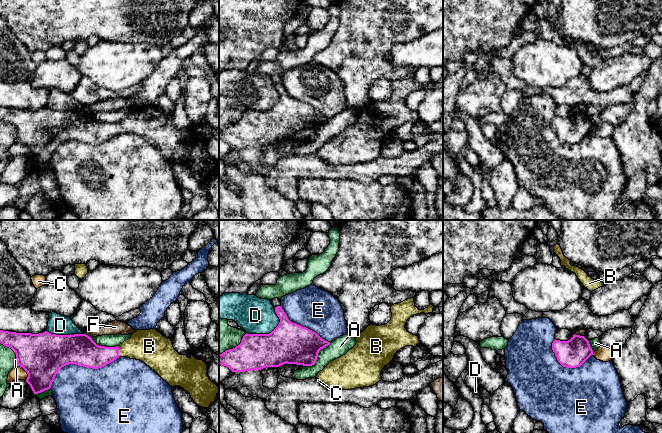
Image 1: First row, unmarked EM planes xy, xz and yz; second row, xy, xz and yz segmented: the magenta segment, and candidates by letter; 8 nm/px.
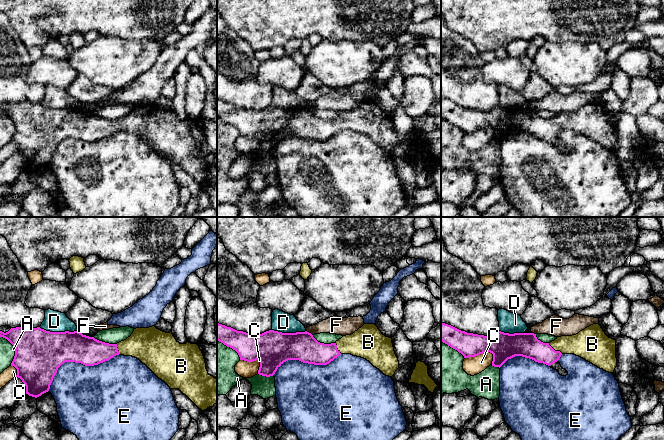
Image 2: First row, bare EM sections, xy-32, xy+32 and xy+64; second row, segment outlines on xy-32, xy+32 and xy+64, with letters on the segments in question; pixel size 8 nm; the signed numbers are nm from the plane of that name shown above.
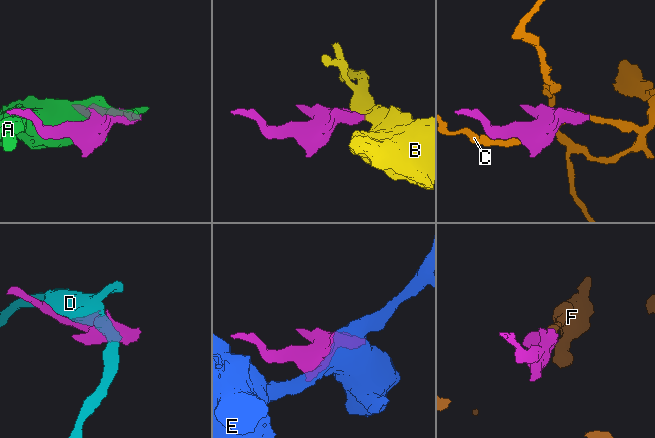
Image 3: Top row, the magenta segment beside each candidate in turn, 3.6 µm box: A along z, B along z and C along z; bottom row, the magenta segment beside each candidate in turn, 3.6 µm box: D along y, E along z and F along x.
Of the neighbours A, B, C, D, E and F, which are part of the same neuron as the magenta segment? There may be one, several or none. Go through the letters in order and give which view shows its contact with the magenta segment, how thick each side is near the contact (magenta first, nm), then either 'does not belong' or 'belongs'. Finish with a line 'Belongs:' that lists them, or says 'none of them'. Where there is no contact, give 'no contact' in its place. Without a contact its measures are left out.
A: meets magenta in xz; 320 nm thick on the magenta side, 140 nm on the other; does not belong
B: meets magenta in xy; 220 nm thick on the magenta side, 260 nm on the other; belongs
C: meets magenta in xy; 360 nm thick on the magenta side, 110 nm on the other; does not belong
D: meets magenta in xz; 320 nm thick on the magenta side, 280 nm on the other; does not belong
E: meets magenta in xy; 280 nm thick on the magenta side, 460 nm on the other; does not belong
F: meets magenta in xy; 260 nm thick on the magenta side, 110 nm on the other; does not belong
Belongs: B

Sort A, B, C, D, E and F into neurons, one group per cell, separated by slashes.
A / B / C / D / E / F

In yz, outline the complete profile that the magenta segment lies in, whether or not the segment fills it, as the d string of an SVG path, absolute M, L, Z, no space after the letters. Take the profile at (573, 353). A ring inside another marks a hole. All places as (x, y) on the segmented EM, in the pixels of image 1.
M573 335L568 341L554 340L552 350L558 362L566 368L580 367L591 355L593 350L589 341L580 335Z

